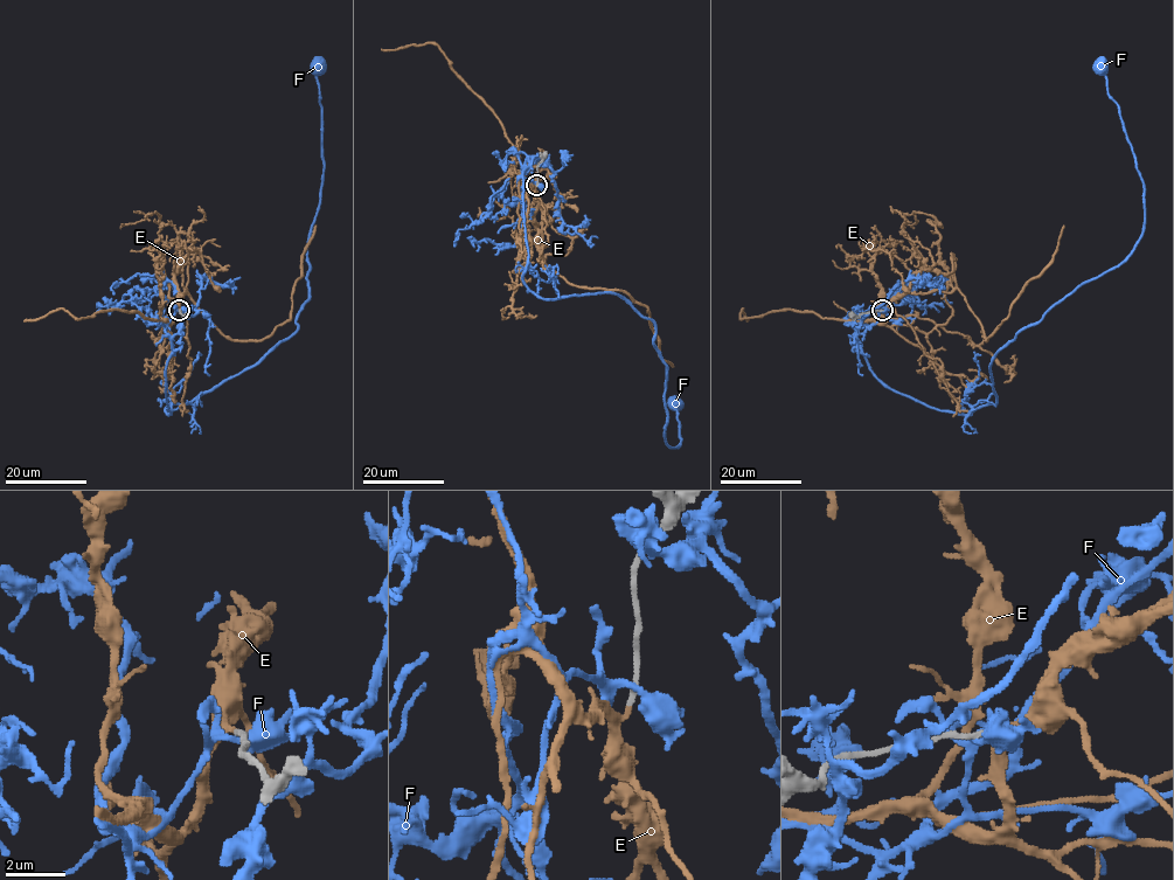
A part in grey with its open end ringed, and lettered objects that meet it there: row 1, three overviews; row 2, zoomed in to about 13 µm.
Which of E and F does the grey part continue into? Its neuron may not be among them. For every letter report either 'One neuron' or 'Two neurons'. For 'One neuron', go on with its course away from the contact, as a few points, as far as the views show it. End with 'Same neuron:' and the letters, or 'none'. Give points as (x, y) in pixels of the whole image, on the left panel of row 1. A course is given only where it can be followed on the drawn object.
E: One neuron. Its course: (179, 310), (186, 289), (224, 335), (266, 338), (291, 318), (294, 283), (315, 226)
F: Two neurons
Same neuron: E

